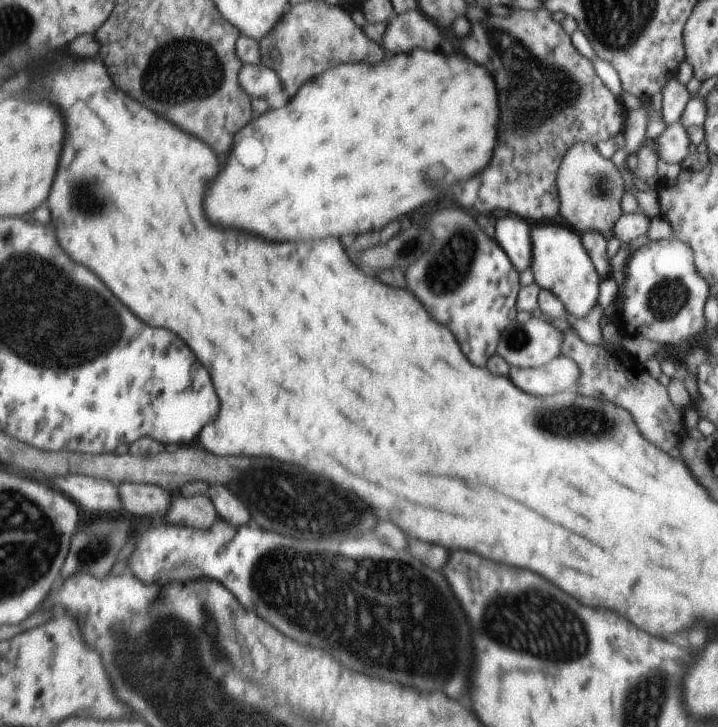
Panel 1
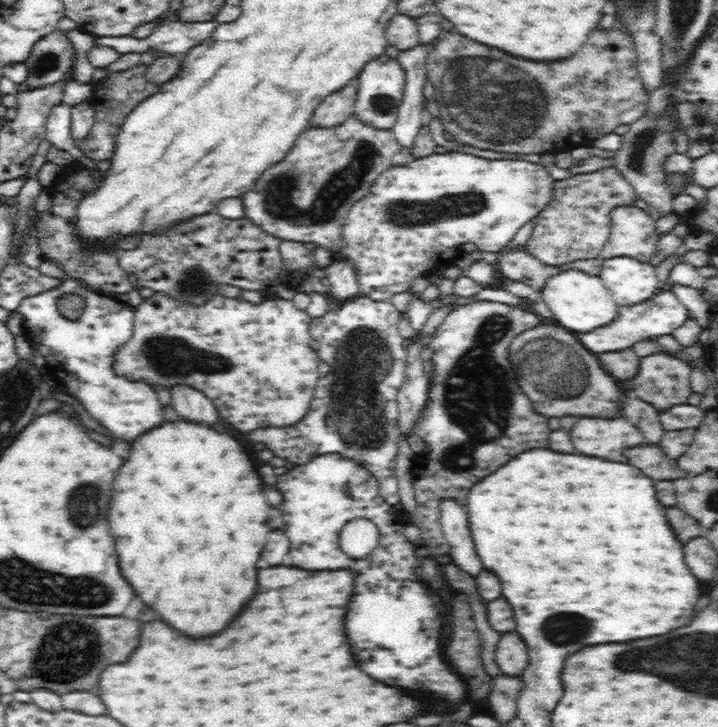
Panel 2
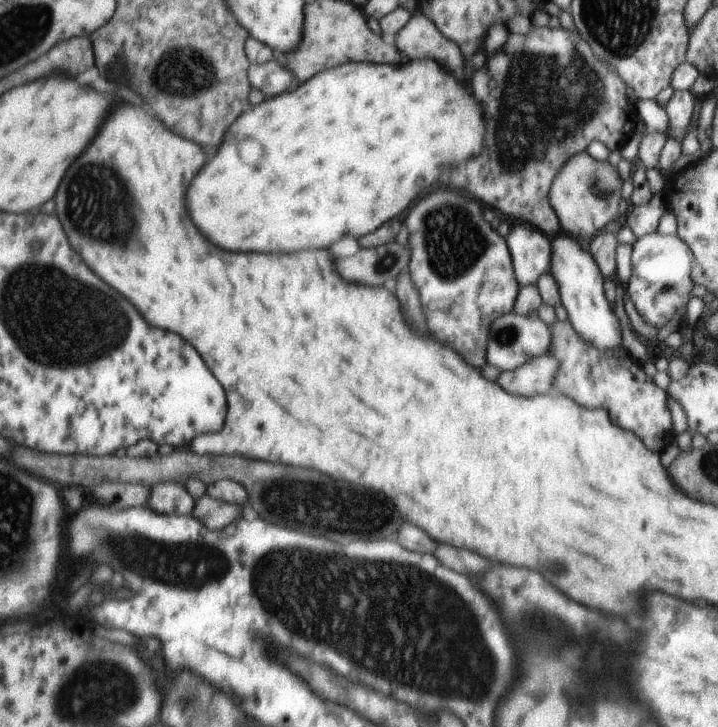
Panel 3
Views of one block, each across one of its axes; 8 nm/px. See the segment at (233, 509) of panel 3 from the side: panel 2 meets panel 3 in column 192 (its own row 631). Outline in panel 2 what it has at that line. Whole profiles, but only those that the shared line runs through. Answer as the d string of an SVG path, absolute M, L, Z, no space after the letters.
M510 631L501 634L495 659L506 675L521 676L521 672L528 666L529 656L520 633Z

